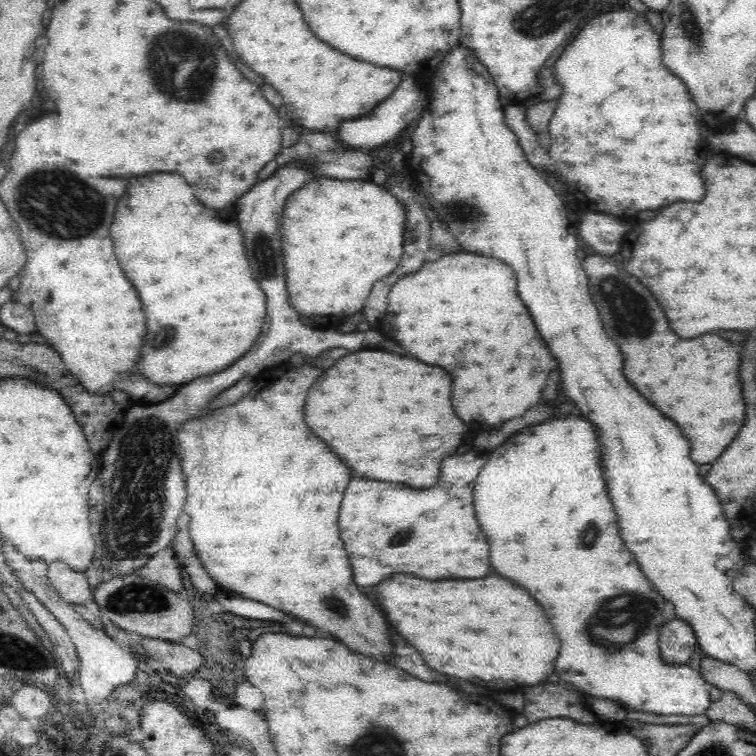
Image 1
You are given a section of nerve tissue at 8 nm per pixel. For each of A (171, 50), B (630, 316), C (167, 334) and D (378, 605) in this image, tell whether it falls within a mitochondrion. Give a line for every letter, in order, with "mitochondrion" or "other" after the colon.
A: mitochondrion
B: mitochondrion
C: mitochondrion
D: other

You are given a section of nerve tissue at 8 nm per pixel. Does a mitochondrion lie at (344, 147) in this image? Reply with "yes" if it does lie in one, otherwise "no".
no

